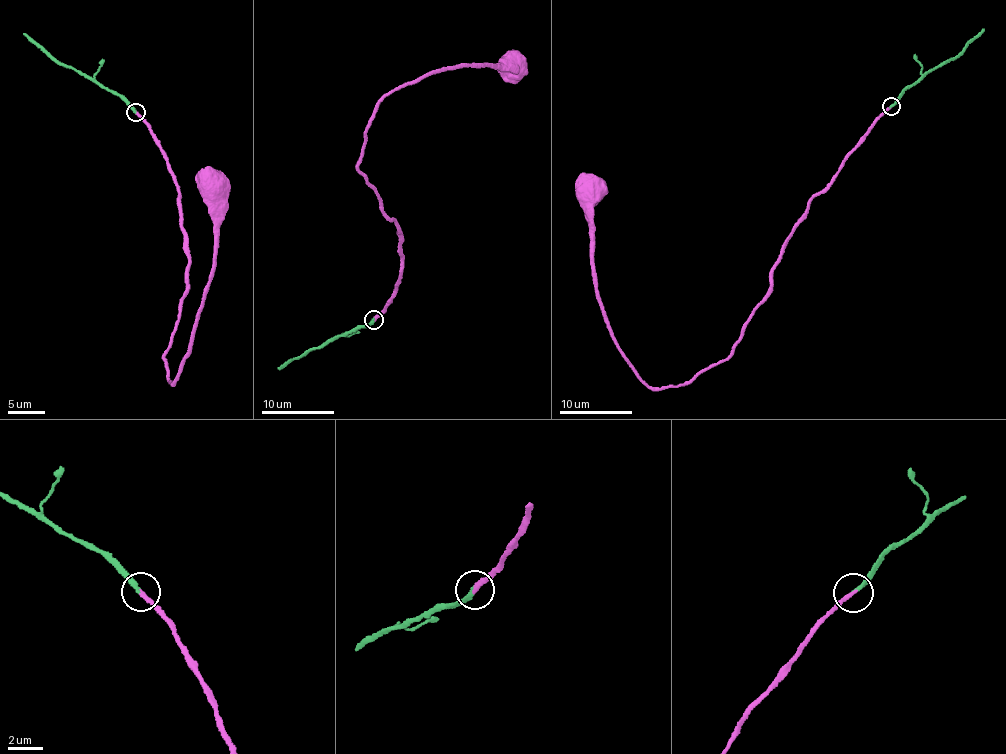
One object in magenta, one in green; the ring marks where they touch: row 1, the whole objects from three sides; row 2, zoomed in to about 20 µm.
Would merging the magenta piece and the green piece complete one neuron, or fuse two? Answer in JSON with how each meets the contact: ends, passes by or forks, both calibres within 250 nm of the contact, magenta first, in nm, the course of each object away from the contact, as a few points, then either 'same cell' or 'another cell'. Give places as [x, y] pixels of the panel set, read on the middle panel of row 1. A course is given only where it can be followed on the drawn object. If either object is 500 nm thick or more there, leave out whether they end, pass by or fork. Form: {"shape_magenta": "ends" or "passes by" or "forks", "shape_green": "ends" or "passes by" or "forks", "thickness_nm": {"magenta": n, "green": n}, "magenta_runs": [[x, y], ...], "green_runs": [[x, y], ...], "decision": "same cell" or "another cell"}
{"shape_magenta": "ends", "shape_green": "ends", "thickness_nm": {"magenta": 240, "green": 200}, "magenta_runs": [[373, 320], [403, 269], [402, 235], [359, 170], [381, 98], [433, 71], [520, 58], [514, 62]], "green_runs": [[373, 320], [334, 336], [330, 341], [292, 358], [278, 369]], "decision": "same cell"}

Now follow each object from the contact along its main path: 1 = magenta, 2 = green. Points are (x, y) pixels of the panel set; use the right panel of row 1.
1: (891, 107), (809, 201), (730, 354), (676, 386), (639, 379), (611, 334), (587, 187)
2: (891, 107), (903, 89), (960, 56), (984, 28)

